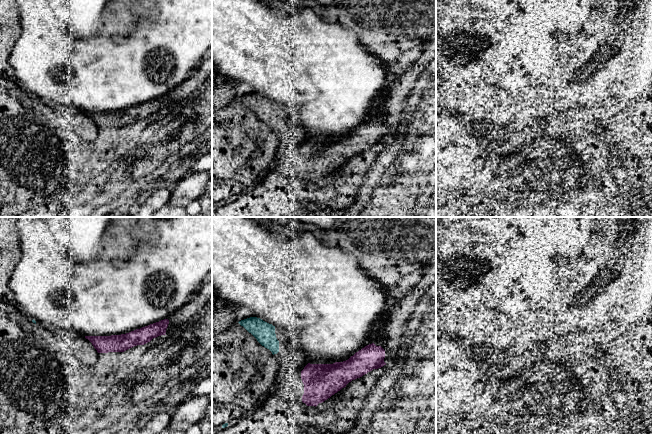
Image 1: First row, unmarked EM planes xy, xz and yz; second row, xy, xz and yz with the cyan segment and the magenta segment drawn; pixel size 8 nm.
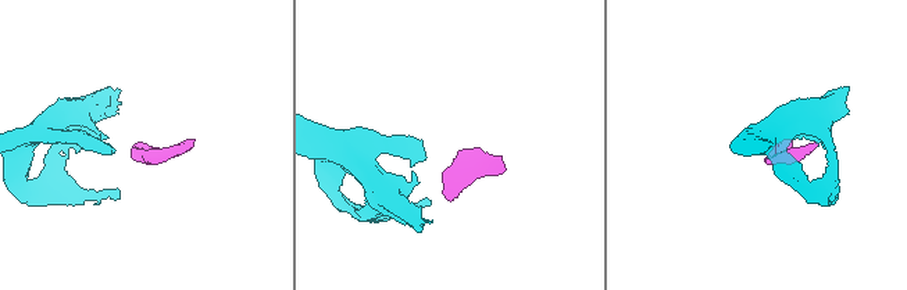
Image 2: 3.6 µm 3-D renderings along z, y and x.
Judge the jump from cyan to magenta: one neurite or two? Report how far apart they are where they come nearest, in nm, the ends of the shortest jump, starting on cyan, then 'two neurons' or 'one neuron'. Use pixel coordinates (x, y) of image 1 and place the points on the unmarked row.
240 nm | xz (278, 127), (301, 147) | two neurons

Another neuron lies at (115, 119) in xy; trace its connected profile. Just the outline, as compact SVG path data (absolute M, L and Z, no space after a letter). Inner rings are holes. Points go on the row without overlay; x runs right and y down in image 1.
M164 95L126 110L111 112L85 112L98 129L124 128L134 122L144 121L153 114L166 111L169 96Z

